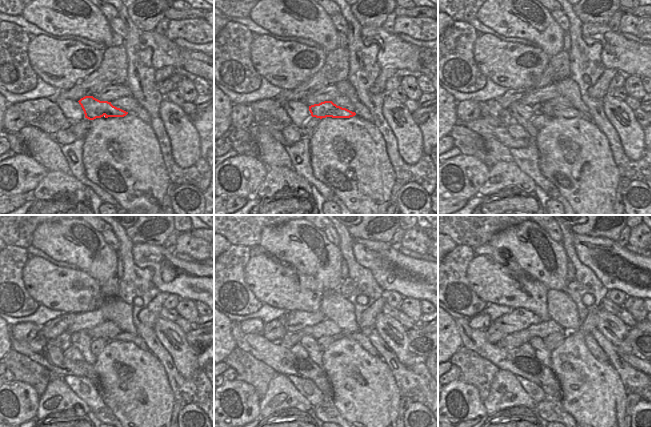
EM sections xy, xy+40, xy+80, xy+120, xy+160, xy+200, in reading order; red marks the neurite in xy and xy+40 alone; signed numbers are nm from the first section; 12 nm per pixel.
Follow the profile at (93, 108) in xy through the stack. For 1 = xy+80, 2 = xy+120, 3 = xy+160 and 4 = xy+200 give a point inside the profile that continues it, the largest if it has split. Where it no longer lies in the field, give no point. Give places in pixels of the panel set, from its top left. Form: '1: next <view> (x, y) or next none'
1: next xy+80 (567, 112)
2: next xy+120 (123, 336)
3: next xy+160 (359, 337)
4: next xy+200 (591, 343)

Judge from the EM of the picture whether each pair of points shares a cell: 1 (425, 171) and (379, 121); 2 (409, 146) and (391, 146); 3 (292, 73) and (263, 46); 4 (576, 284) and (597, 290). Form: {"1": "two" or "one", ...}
{"1": "one", "2": "two", "3": "one", "4": "one"}

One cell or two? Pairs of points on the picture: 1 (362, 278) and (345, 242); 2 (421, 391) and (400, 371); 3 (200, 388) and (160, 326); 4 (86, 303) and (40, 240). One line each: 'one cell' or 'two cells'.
1: one cell
2: one cell
3: two cells
4: two cells

